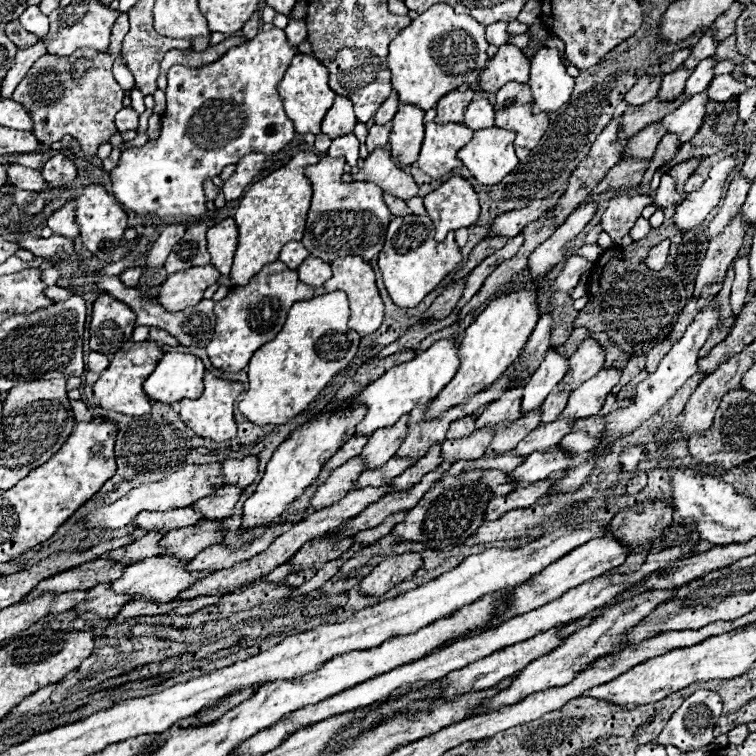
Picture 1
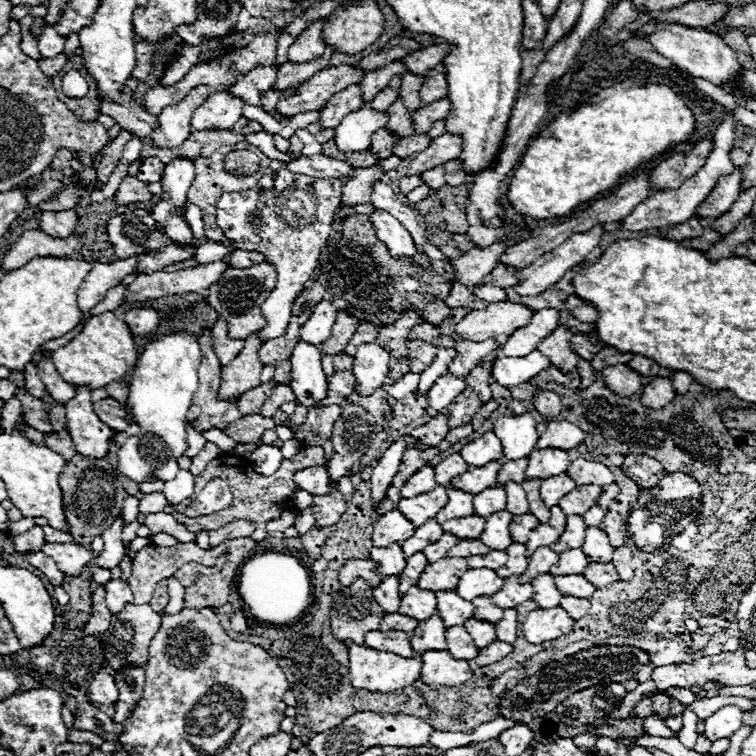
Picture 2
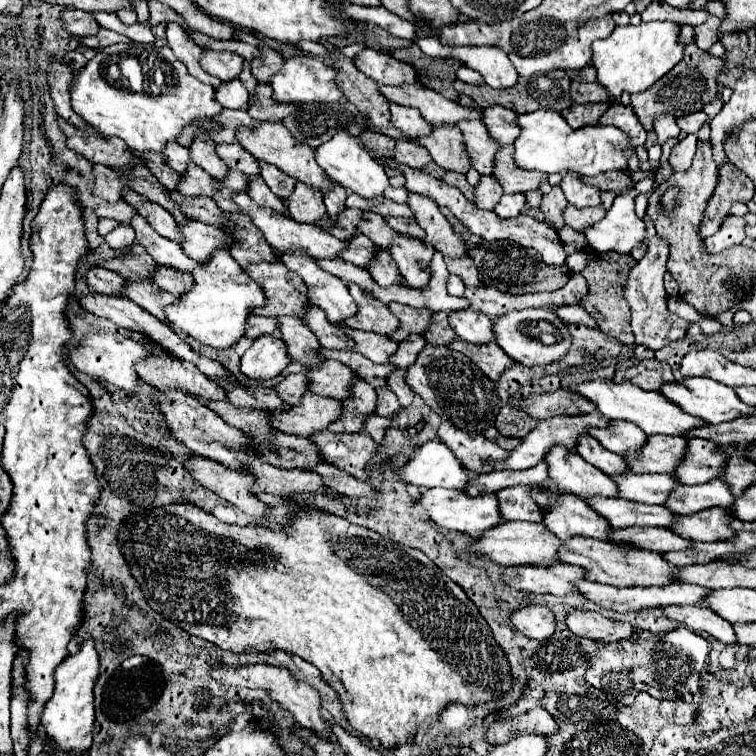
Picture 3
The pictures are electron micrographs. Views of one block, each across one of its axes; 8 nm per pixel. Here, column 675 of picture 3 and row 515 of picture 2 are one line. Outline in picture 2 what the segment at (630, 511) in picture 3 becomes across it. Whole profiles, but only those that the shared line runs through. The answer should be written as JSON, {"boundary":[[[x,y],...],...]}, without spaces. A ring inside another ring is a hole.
{"boundary":[[[508,482],[504,486],[504,490],[506,490],[506,510],[512,512],[514,516],[528,514],[528,500],[526,500],[526,492],[524,492],[522,484]]]}

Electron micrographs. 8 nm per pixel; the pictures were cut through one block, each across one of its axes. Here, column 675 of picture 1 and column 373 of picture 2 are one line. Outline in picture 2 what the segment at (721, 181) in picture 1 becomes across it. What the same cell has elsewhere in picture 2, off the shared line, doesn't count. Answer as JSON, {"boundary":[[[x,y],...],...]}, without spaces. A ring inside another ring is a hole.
{"boundary":[[[376,210],[372,214],[374,228],[378,232],[378,240],[382,240],[392,258],[412,258],[418,254],[410,232],[388,212]]]}

